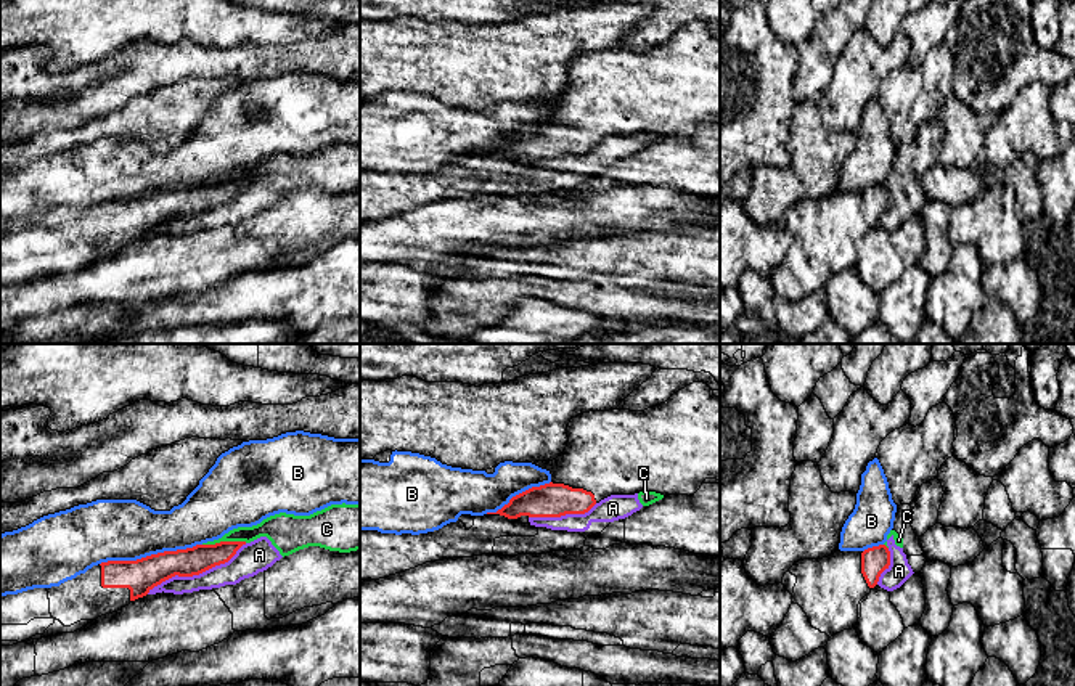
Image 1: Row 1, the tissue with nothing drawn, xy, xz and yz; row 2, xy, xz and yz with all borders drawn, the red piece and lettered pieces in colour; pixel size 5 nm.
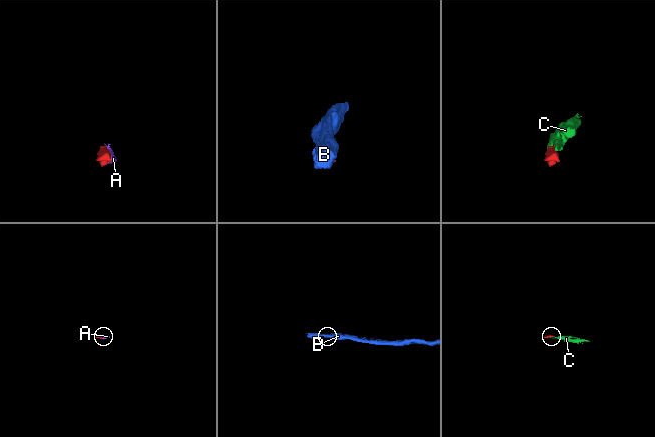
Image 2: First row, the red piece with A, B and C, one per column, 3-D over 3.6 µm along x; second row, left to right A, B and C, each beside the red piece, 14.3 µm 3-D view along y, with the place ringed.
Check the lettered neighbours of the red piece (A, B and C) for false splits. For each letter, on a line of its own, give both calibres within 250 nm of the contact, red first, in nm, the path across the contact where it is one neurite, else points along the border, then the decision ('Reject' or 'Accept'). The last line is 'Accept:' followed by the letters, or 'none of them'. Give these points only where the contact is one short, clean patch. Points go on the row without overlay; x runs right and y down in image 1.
A: Thickness 160 nm (red) against 140 nm. Reject
B: Thickness 170 nm (red) against 300 nm. Reject
C: Thickness 140 nm (red) against 110 nm. Boundary: xy (246, 182), (203, 185). Reject
Accept: none of them

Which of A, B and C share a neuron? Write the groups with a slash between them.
A C / B

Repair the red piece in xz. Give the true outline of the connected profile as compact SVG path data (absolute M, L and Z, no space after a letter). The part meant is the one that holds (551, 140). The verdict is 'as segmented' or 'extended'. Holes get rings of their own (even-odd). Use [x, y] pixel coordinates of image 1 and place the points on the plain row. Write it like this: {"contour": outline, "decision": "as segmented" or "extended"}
{"contour": "M693 22L686 26L685 29L678 31L673 34L665 43L656 45L652 48L648 48L644 51L630 51L630 50L609 50L609 51L590 51L578 55L570 59L567 66L567 87L566 90L553 101L535 101L533 104L546 109L551 114L551 122L540 125L540 127L532 127L509 140L508 145L505 145L501 149L497 153L487 153L487 154L500 154L508 159L517 159L521 156L529 156L529 157L561 157L566 154L585 154L588 153L596 143L601 140L611 137L611 135L635 135L640 132L656 132L664 137L668 135L694 135L702 122L705 119L720 119L720 39L713 35L713 31L704 24L704 22Z", "decision": "extended"}

